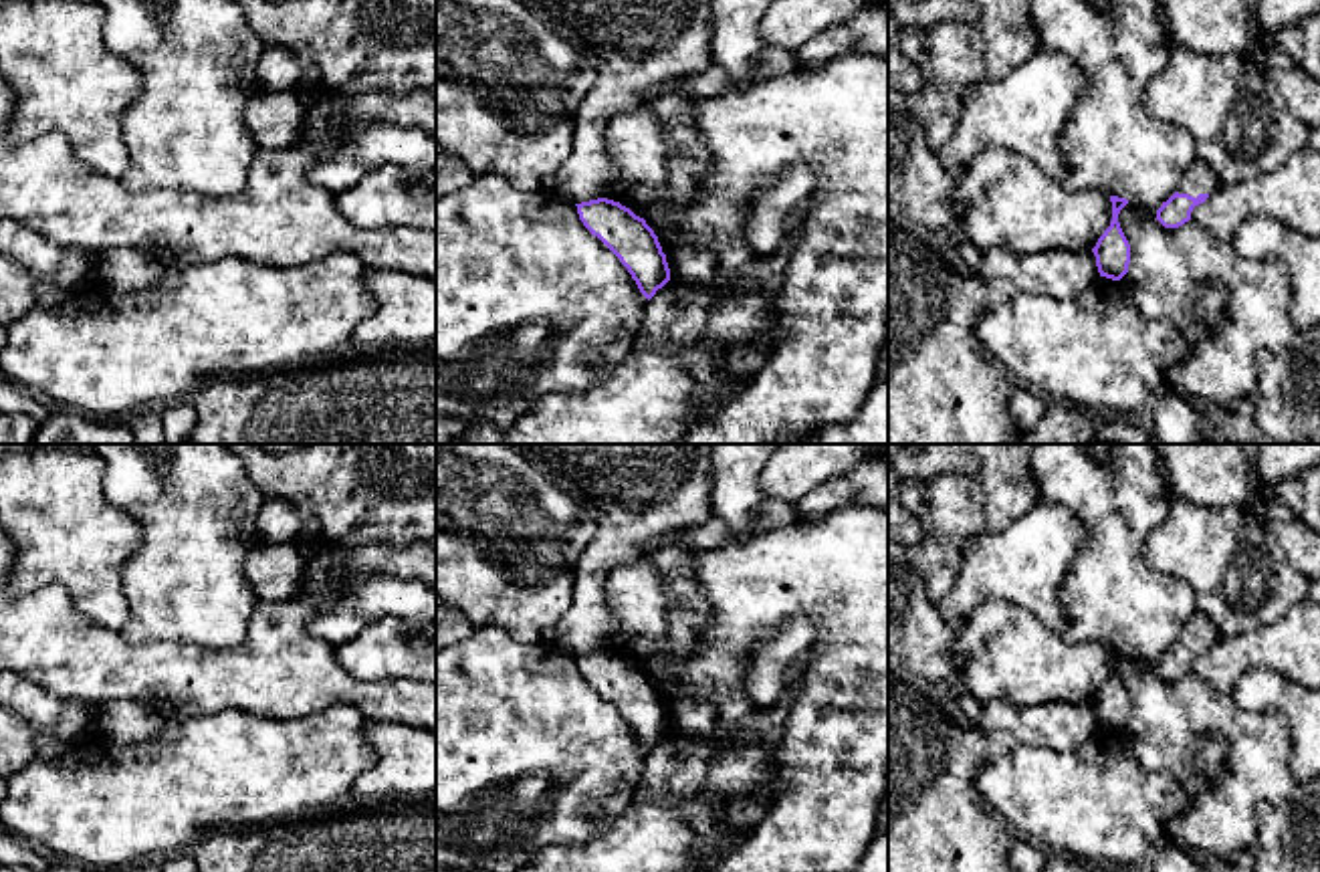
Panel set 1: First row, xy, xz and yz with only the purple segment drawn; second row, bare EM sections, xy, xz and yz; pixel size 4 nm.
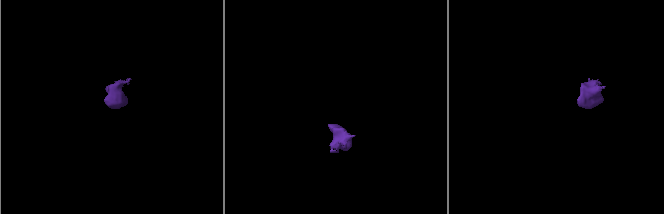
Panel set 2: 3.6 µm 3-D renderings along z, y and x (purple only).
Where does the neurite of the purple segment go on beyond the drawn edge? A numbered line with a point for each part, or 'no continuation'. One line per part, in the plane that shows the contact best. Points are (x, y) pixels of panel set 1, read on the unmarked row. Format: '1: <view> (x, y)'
1: yz (1199, 630)

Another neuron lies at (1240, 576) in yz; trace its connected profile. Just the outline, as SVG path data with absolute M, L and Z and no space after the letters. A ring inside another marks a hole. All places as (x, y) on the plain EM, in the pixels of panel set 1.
M1173 497L1167 517L1146 537L1144 555L1154 569L1189 583L1195 608L1225 638L1278 622L1310 597L1310 579L1288 561L1282 545L1243 507L1203 507Z

